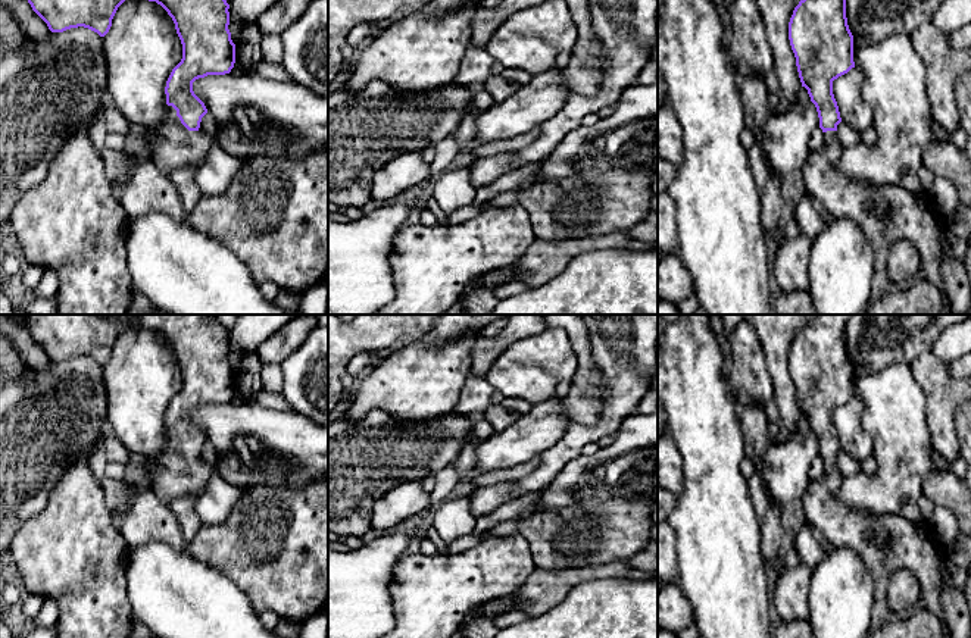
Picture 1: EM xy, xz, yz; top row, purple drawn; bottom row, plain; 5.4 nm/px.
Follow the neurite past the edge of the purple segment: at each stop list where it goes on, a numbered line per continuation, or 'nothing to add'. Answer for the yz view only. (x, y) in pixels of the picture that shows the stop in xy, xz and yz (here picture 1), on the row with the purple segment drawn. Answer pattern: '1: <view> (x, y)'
1: yz (887, 213)

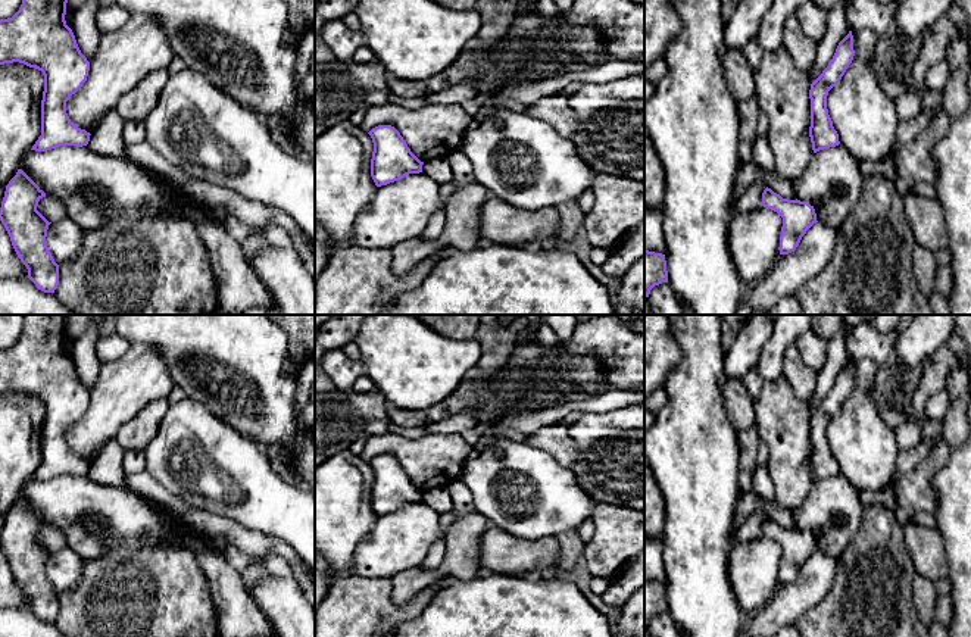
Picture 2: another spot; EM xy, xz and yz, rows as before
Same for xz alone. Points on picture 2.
nothing to add

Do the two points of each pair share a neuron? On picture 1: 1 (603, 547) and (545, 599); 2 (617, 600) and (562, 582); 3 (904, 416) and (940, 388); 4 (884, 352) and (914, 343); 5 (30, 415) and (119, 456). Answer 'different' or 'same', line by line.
1: different
2: different
3: different
4: same
5: different

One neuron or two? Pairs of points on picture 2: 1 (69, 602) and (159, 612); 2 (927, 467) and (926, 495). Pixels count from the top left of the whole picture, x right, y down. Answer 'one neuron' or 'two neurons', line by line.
1: one neuron
2: one neuron

